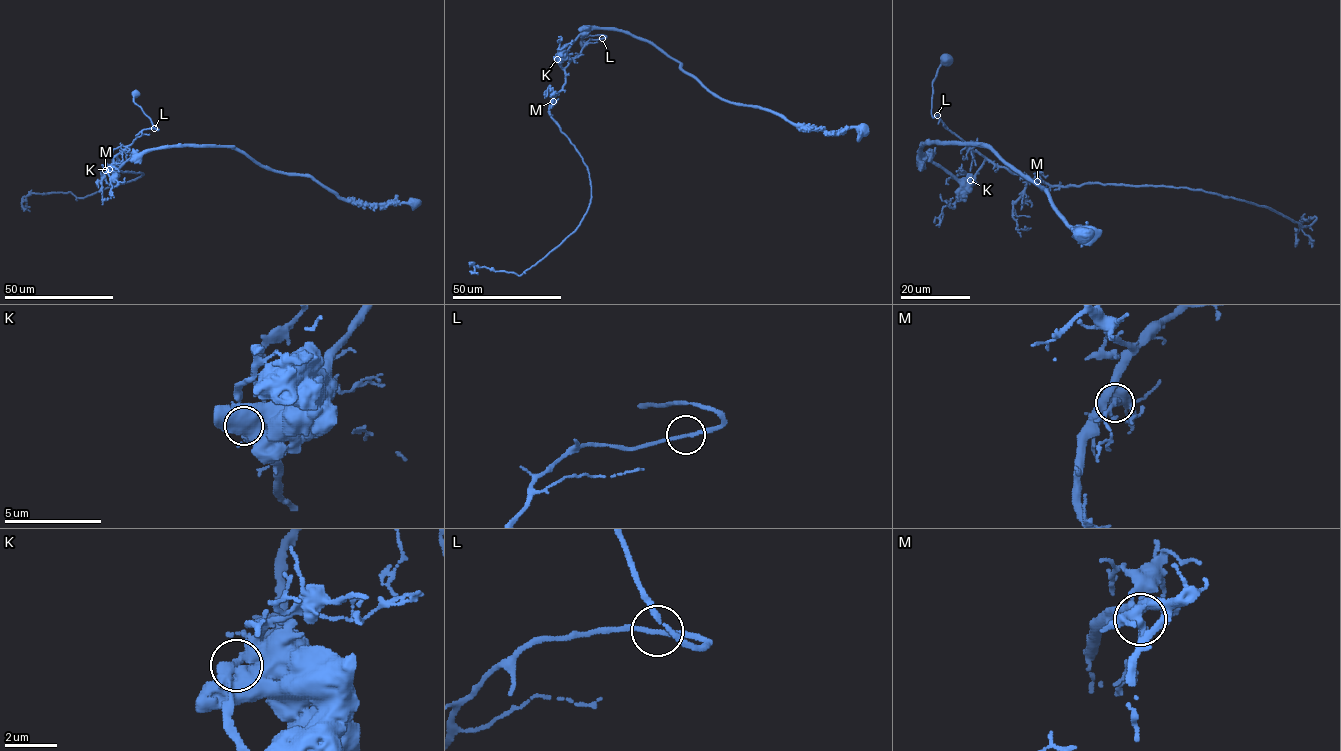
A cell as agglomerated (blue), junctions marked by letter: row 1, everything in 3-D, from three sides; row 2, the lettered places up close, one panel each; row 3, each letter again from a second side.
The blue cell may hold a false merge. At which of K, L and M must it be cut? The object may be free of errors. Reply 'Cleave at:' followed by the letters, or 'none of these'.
Cleave at: K

